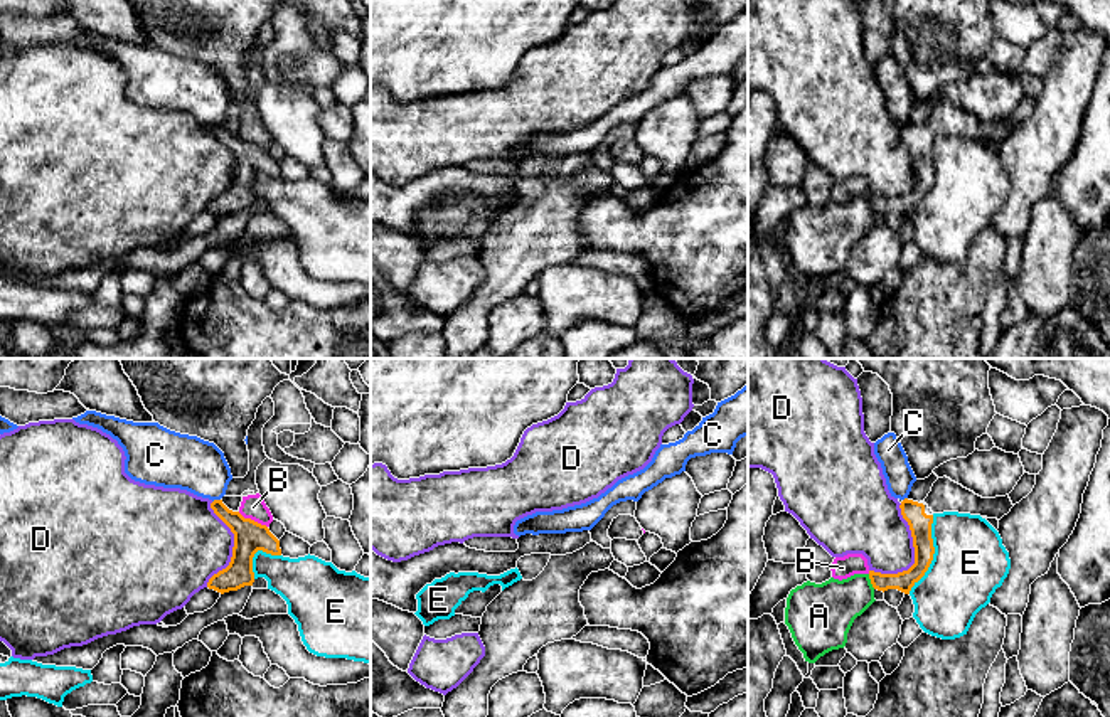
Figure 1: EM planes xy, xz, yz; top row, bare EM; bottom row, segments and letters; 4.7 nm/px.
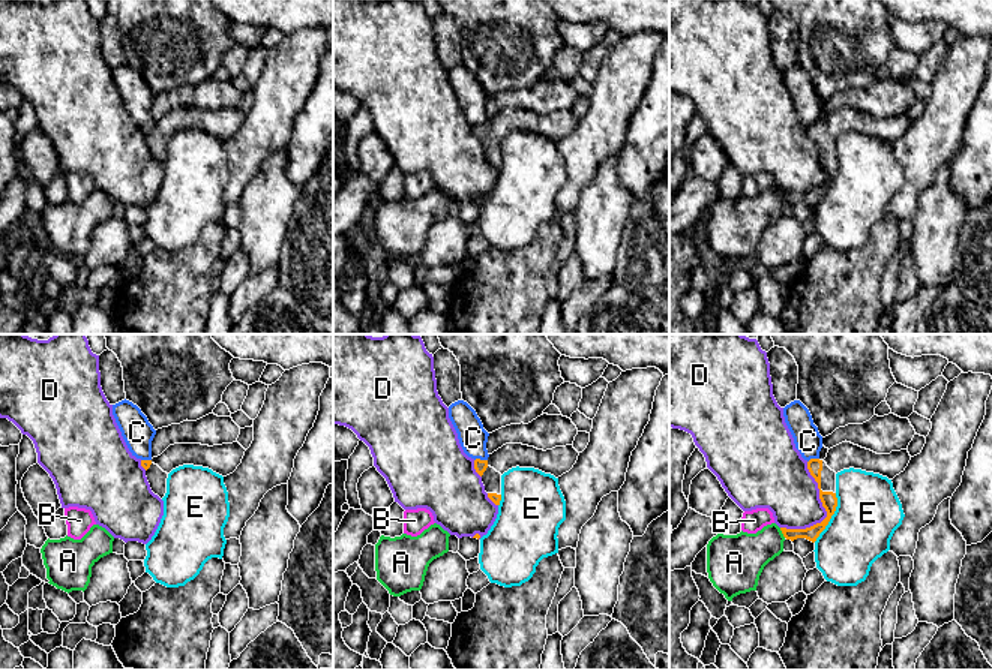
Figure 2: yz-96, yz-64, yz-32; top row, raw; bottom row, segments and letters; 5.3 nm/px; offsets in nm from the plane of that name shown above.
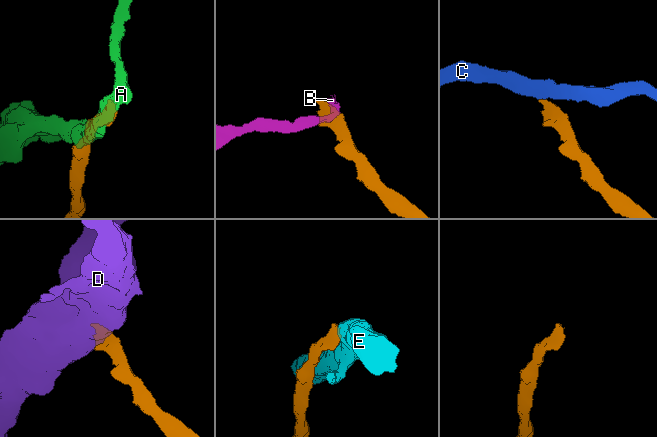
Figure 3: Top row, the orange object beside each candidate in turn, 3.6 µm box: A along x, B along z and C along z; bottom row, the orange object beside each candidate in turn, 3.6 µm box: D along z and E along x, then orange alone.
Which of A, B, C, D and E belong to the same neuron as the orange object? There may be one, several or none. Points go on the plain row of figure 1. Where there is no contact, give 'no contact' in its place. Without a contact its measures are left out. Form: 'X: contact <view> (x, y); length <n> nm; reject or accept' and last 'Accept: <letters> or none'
A: contact yz (871, 204); length 80 nm; reject
B: contact xy (253, 143); length 160 nm; reject
C: contact xy (216, 123); length 40 nm; reject
D: contact yz (915, 179); length 360 nm; reject
E: contact yz (933, 175); length 400 nm; reject
Accept: none

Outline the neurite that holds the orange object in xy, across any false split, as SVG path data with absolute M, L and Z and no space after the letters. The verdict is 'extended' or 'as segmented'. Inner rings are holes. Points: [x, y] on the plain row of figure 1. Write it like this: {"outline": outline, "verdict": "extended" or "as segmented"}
{"outline": "M214 123L211 131L234 157L234 170L229 189L214 197L209 202L207 210L224 217L244 209L253 209L254 177L263 173L271 178L281 178L280 163L266 148L244 141L239 135L229 133L222 123Z", "verdict": "as segmented"}

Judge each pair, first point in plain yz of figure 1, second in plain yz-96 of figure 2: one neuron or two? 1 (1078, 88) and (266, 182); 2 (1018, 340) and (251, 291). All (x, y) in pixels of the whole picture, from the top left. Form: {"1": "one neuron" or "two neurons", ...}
{"1": "two neurons", "2": "one neuron"}

